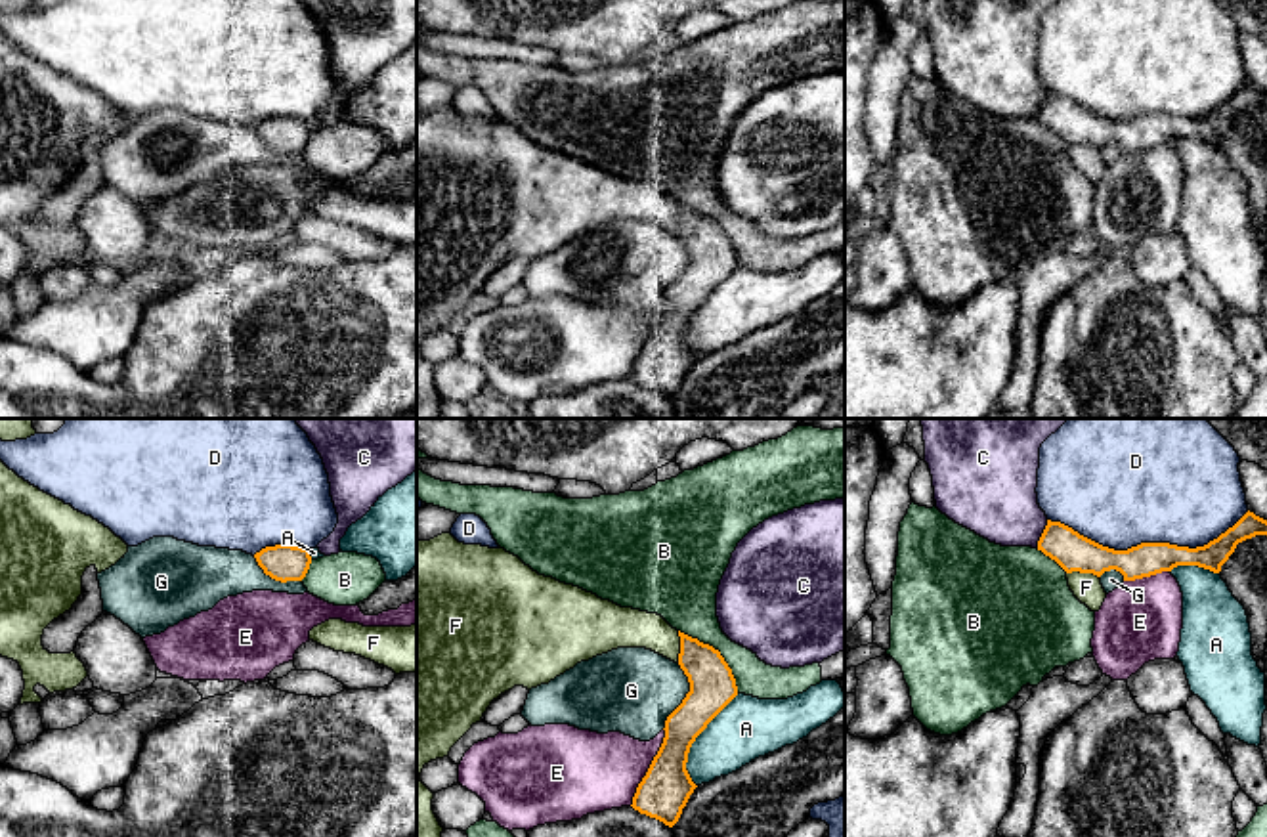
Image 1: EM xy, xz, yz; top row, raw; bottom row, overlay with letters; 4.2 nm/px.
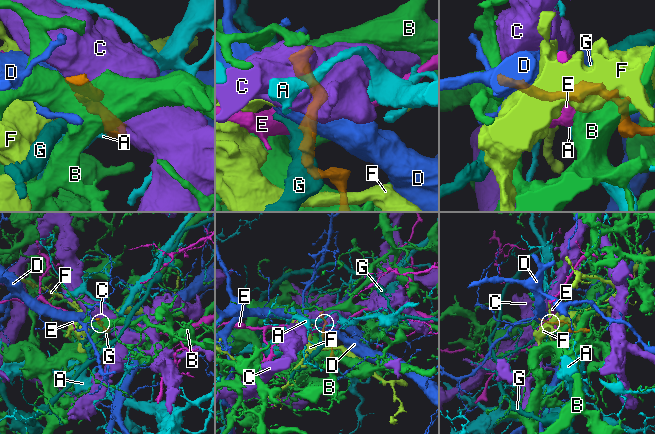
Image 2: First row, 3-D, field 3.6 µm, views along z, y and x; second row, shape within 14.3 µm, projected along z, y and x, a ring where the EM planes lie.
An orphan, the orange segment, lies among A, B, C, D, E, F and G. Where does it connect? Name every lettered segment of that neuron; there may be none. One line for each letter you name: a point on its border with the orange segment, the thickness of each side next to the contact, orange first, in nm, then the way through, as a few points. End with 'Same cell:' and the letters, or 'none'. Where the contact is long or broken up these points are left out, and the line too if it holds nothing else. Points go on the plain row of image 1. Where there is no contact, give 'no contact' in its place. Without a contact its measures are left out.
F: meets orange in xz at (681, 218); 190 nm thick on the orange side, 170 nm on the other
Same cell: F

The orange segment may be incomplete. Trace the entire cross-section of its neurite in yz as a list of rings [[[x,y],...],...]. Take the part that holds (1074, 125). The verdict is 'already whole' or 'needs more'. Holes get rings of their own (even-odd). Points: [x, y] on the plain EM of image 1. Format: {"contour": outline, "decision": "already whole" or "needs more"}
{"contour": [[[1248,82],[1233,99],[1204,118],[1189,120],[1170,115],[1141,115],[1127,122],[1114,122],[1061,94],[1047,92],[1038,113],[1038,122],[1066,143],[1074,168],[1091,183],[1099,183],[1106,170],[1099,151],[1105,143],[1116,141],[1124,147],[1124,153],[1171,143],[1177,138],[1198,138],[1219,145],[1236,117],[1256,107],[1267,107],[1267,92]]], "decision": "needs more"}

